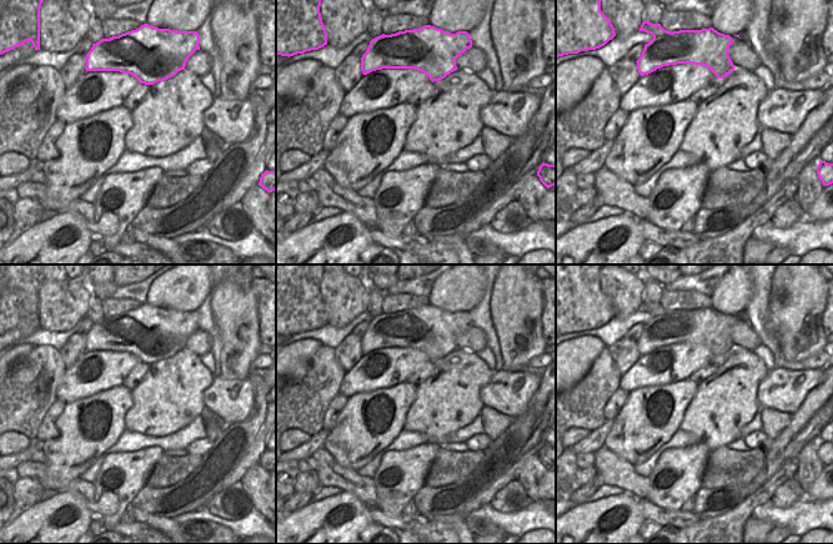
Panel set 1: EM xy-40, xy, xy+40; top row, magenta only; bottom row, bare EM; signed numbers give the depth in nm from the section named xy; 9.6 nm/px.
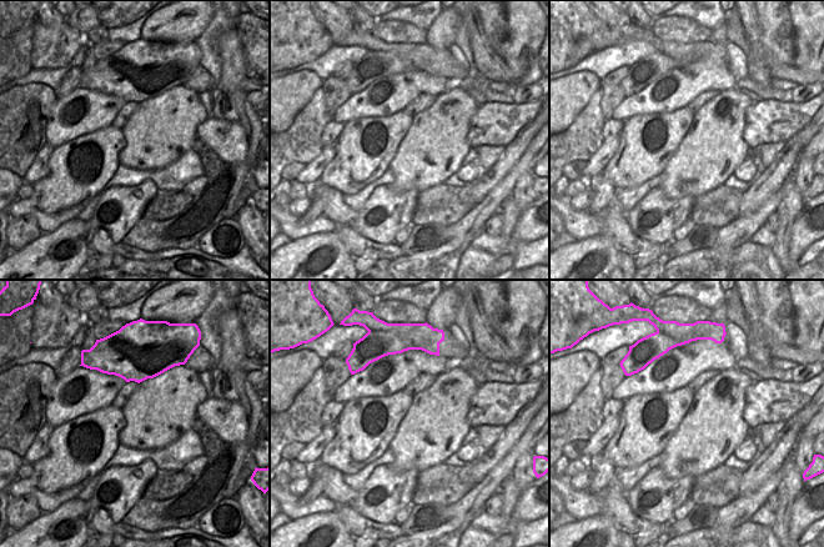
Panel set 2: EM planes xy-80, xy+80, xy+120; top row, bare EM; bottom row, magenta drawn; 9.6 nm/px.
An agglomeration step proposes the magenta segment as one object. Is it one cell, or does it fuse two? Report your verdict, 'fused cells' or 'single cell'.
fused cells

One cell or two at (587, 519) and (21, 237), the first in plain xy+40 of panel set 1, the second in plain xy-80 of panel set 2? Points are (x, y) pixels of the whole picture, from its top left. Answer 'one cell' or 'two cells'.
two cells

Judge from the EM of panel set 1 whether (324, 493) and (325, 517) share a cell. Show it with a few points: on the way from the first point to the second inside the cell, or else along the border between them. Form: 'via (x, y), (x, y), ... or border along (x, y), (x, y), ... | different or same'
border along (342, 490), (311, 502) | different

